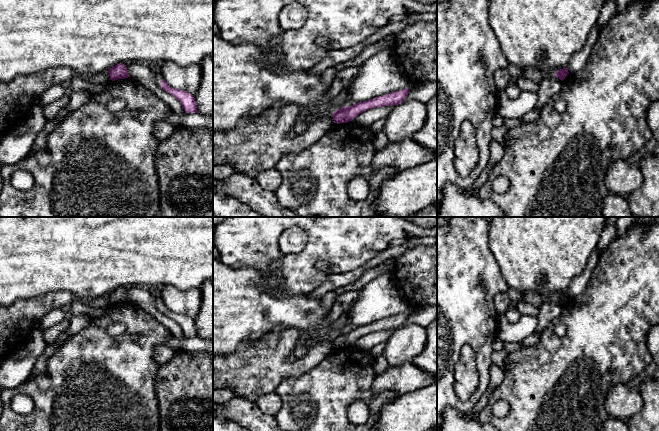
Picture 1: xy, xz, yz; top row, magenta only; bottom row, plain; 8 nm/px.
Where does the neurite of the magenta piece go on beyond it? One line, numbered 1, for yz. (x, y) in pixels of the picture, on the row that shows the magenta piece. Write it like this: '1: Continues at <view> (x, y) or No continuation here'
1: No continuation here

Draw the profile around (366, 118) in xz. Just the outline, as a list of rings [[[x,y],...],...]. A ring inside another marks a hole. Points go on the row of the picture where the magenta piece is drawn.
[[[389,105],[366,110],[355,117],[352,122],[359,126],[368,127],[375,121],[386,118],[392,112],[395,106],[396,105]]]

